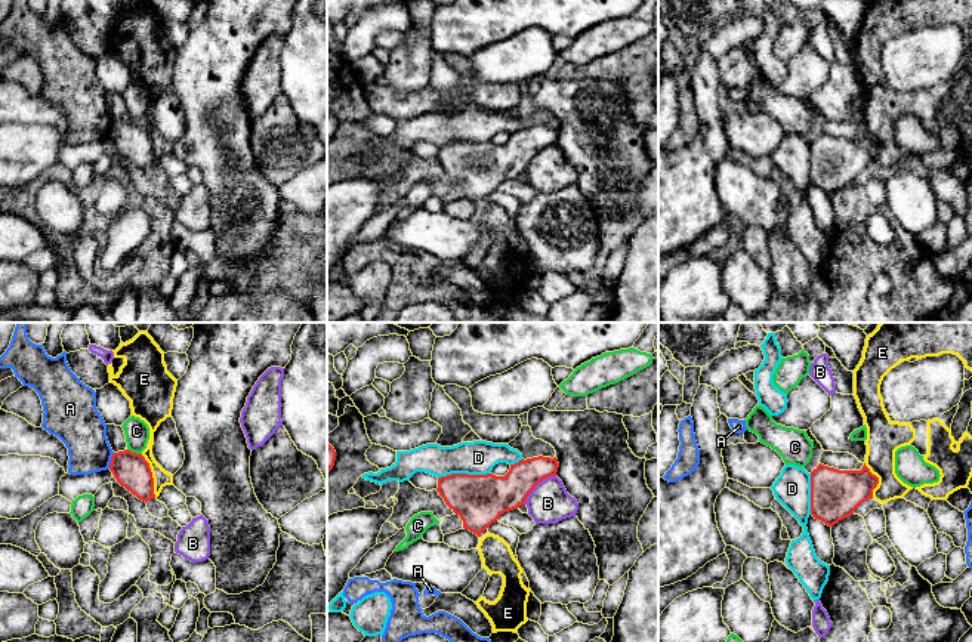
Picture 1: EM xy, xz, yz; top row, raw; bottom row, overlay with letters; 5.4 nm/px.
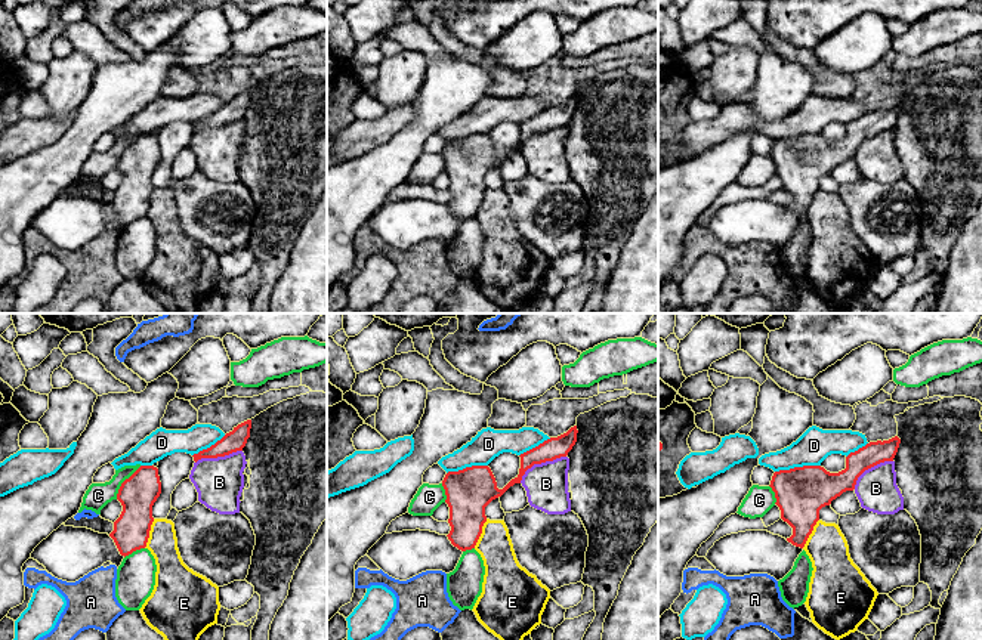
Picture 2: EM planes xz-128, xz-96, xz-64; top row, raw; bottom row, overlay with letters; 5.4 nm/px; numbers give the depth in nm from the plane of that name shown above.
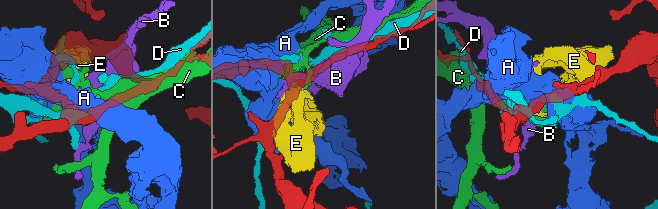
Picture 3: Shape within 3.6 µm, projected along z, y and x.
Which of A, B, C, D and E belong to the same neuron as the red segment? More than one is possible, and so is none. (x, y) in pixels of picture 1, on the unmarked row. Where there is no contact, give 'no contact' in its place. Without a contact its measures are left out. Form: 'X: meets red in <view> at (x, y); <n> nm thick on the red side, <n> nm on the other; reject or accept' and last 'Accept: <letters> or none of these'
A: meets red in xy at (111, 129); 190 nm thick on the red side, 260 nm on the other; reject
B: meets red in xz at (536, 153); 220 nm thick on the red side, 220 nm on the other; reject
C: meets red in xy at (135, 122); 190 nm thick on the red side, 140 nm on the other; reject
D: meets red in xz at (463, 142); 280 nm thick on the red side, 190 nm on the other; reject
E: meets red in xy at (151, 145); 190 nm thick on the red side, 90 nm on the other; reject
Accept: none of these

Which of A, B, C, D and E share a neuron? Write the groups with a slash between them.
A / B / C / D / E

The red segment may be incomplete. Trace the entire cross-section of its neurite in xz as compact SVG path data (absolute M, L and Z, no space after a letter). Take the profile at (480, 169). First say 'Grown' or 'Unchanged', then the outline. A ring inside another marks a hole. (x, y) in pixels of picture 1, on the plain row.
Unchanged. M533 126L510 133L504 145L451 142L438 146L436 160L460 185L463 197L481 206L504 180L525 173L534 155L556 145L559 132L553 126Z

